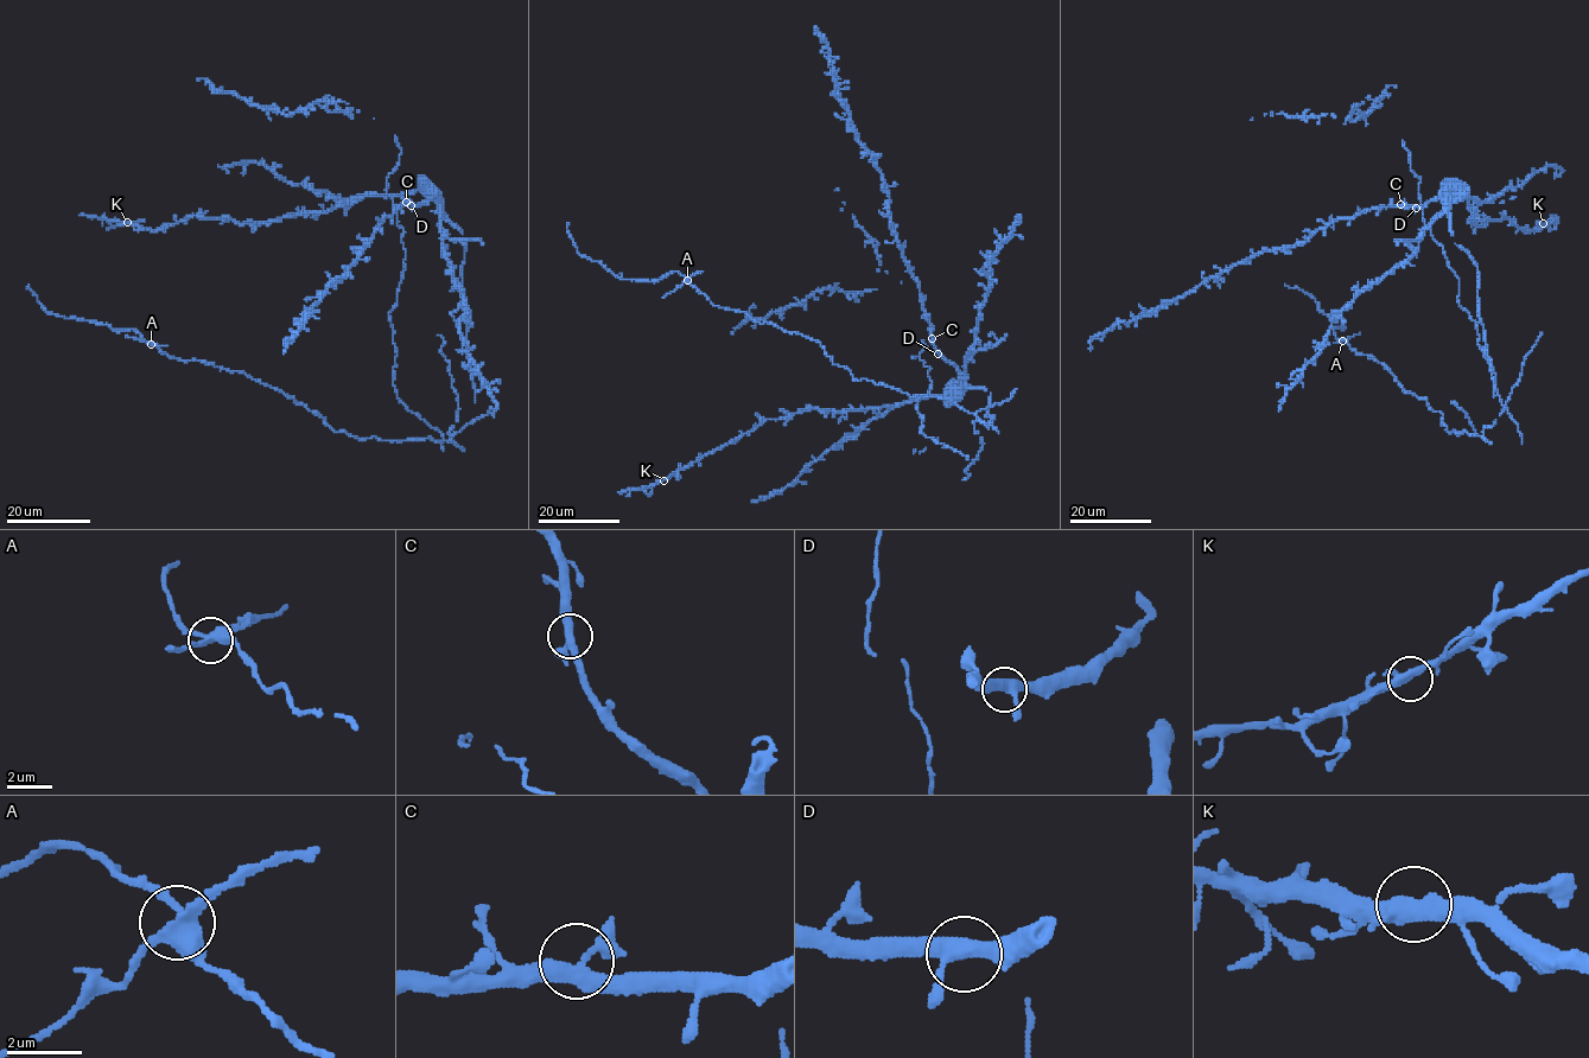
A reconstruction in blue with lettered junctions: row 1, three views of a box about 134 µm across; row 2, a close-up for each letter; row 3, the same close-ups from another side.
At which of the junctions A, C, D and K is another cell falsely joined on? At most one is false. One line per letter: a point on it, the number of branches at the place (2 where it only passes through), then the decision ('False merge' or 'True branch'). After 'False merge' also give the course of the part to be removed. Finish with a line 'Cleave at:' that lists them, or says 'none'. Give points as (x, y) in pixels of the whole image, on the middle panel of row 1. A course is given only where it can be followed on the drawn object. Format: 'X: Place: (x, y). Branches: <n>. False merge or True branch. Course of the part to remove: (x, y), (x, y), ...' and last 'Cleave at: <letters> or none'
A: Place: (687, 280). Branches: 4. False merge. Course of the part to remove: (687, 280), (662, 297)
C: Place: (932, 338). Branches: 4. True branch
D: Place: (938, 354). Branches: 3. True branch
K: Place: (663, 480). Branches: 3. True branch
Cleave at: A

